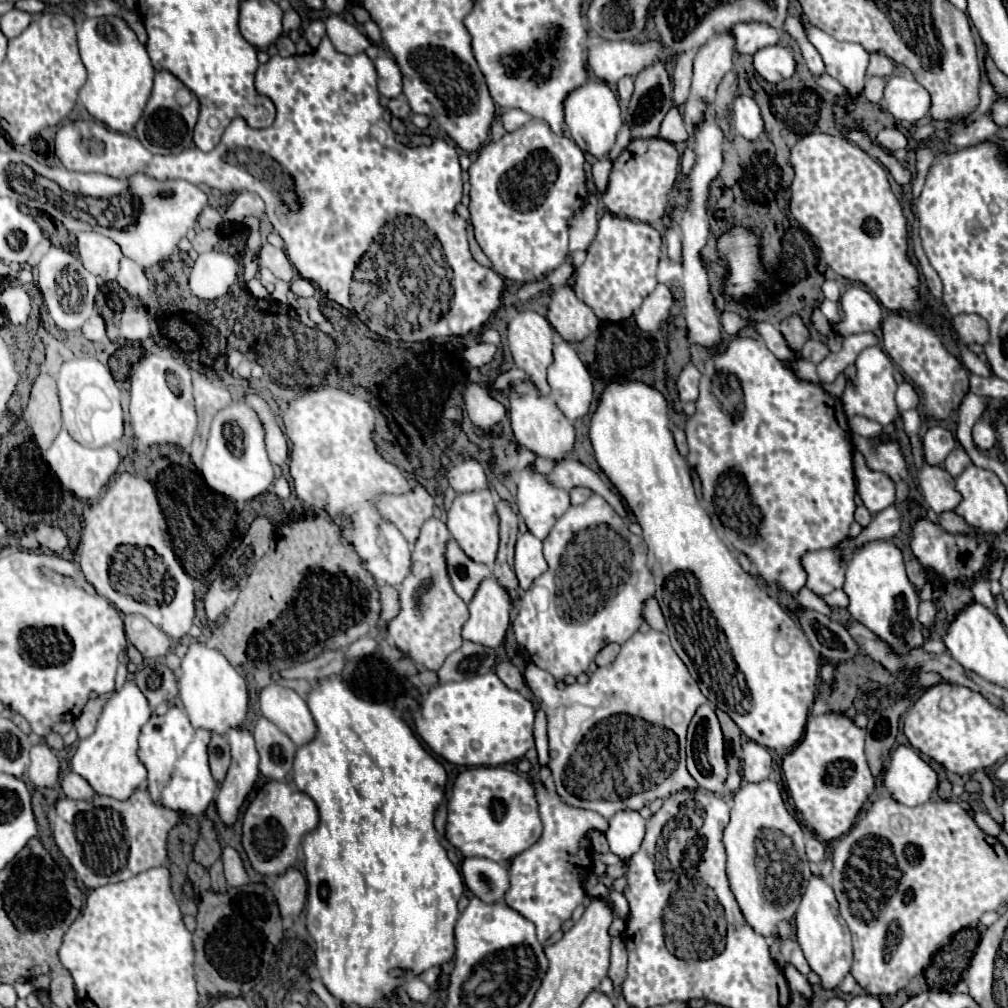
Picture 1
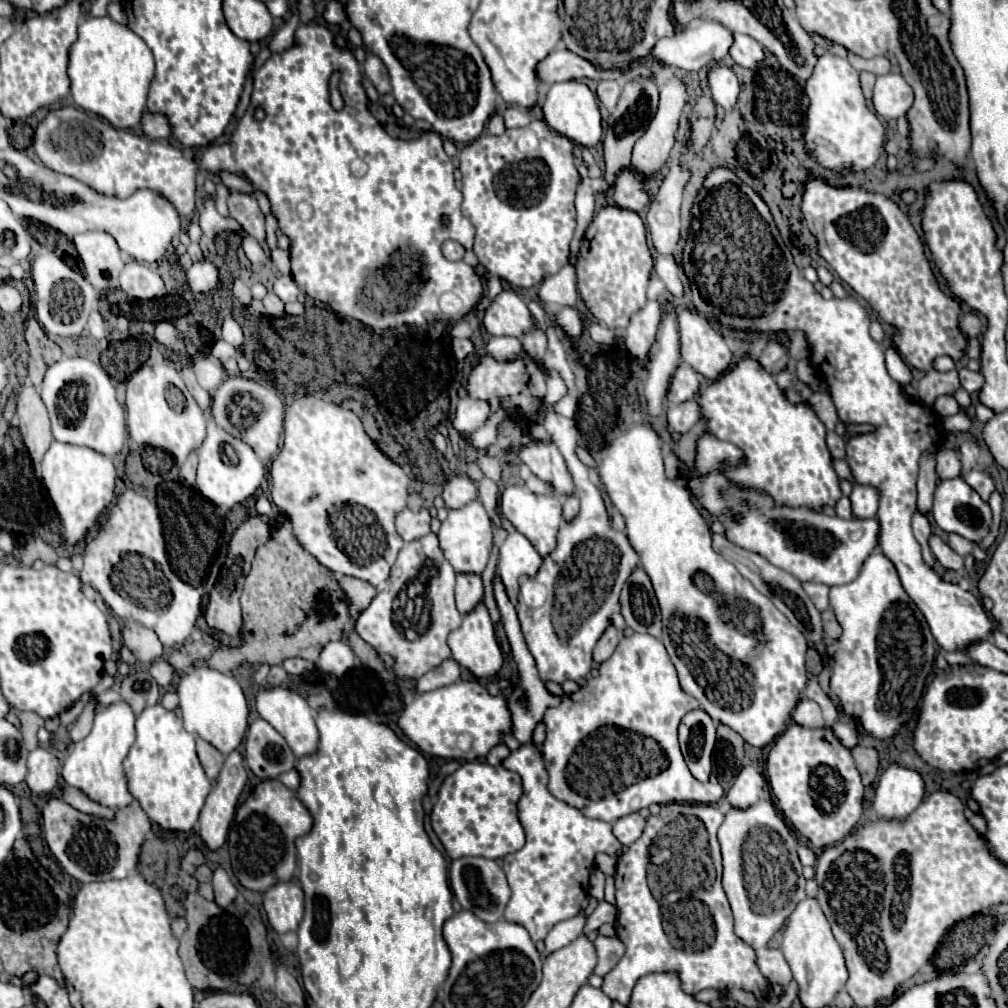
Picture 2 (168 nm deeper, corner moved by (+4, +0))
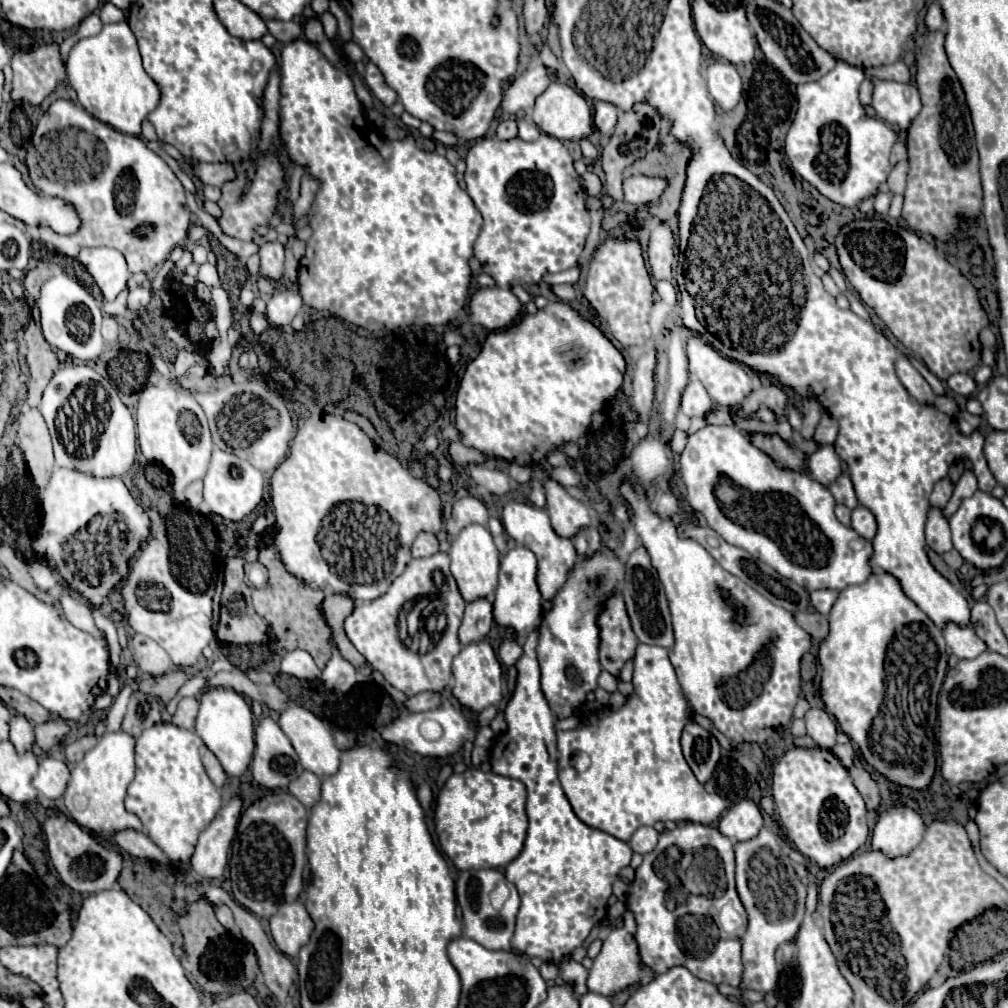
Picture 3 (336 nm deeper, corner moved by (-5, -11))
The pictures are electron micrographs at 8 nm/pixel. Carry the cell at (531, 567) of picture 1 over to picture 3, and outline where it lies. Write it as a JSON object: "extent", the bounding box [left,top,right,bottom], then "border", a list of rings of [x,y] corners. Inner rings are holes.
{"extent":[494,546,542,644],"border":[[[516,546],[508,550],[508,554],[500,562],[500,582],[494,596],[494,622],[500,630],[512,628],[516,632],[516,640],[522,644],[526,640],[526,634],[534,630],[540,624],[540,612],[542,612],[542,596],[536,584],[536,570],[538,562],[536,556],[524,548]]]}

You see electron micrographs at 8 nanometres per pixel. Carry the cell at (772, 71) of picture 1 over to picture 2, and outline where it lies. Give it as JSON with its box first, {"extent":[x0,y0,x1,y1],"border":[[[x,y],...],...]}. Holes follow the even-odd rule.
{"extent":[729,33,765,69],"border":[[[735,33],[735,43],[729,51],[729,55],[733,57],[733,61],[745,69],[753,69],[757,63],[765,61],[765,49],[763,45],[759,45],[759,41],[755,41],[749,35],[737,35]]]}

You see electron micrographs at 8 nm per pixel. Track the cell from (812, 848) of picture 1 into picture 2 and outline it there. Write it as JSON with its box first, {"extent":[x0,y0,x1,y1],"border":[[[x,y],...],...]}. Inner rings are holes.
{"extent":[799,843,817,865],"border":[[[799,843],[799,859],[801,859],[801,863],[803,863],[803,865],[815,865],[817,855],[813,853],[813,849],[811,849],[809,845]]]}

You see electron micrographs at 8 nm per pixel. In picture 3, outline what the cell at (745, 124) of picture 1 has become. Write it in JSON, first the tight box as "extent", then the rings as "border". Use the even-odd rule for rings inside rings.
{"extent":[708,60,742,110],"border":[[[716,60],[708,66],[708,92],[722,106],[722,110],[732,110],[742,96],[742,80],[736,66],[728,60]]]}

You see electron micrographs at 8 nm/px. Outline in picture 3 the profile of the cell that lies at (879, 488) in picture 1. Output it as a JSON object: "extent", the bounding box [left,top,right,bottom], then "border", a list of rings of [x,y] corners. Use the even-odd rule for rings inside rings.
{"extent":[852,506,876,540],"border":[[[858,506],[852,512],[852,528],[864,538],[864,540],[872,540],[876,534],[876,520],[872,516],[872,512],[864,506]]]}

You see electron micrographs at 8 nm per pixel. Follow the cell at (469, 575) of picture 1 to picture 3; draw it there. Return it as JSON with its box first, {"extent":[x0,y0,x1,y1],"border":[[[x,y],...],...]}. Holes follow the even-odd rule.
{"extent":[458,598,492,644],"border":[[[478,598],[466,604],[464,618],[458,630],[458,638],[462,644],[470,644],[472,640],[482,640],[492,628],[492,604],[486,598]]]}

